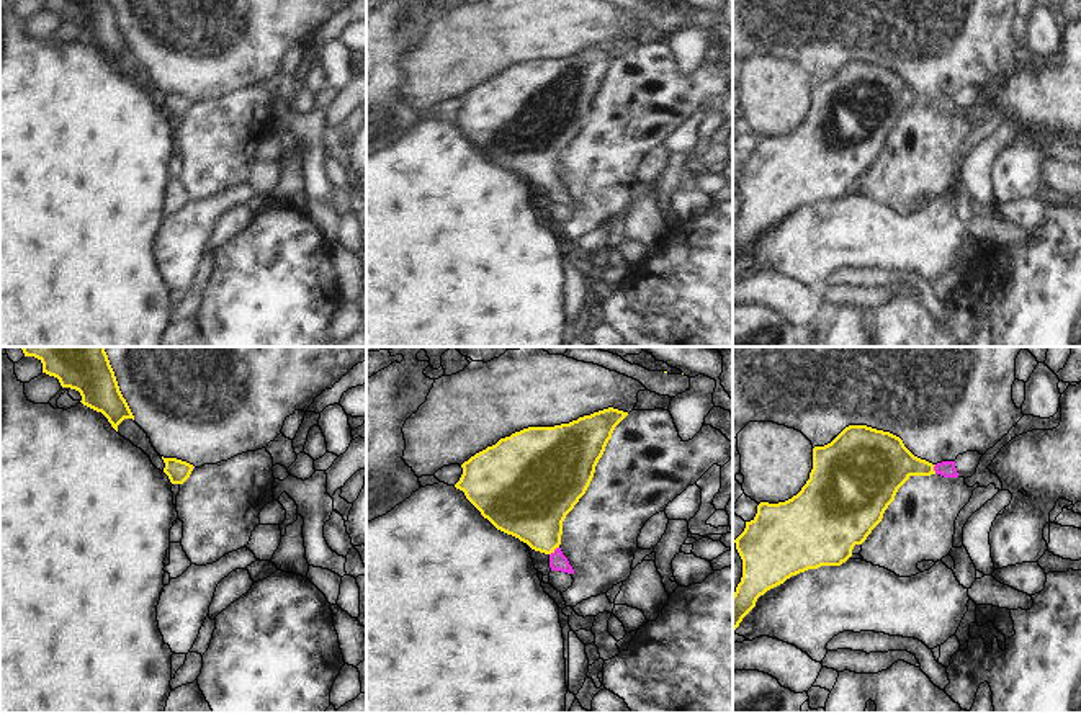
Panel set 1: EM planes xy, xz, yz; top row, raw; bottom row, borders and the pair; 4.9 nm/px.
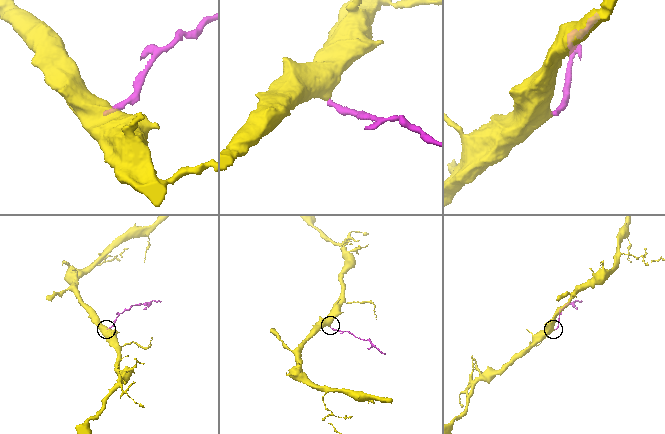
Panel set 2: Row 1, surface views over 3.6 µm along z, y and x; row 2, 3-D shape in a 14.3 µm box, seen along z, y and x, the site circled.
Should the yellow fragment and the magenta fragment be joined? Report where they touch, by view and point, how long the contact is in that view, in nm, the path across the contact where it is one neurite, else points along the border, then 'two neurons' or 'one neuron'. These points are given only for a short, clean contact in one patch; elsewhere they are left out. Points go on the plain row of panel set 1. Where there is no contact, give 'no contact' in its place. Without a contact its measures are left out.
xz (553, 185) | 60 nm | across xz (532, 139), (553, 185), (558, 195) | one neuron

